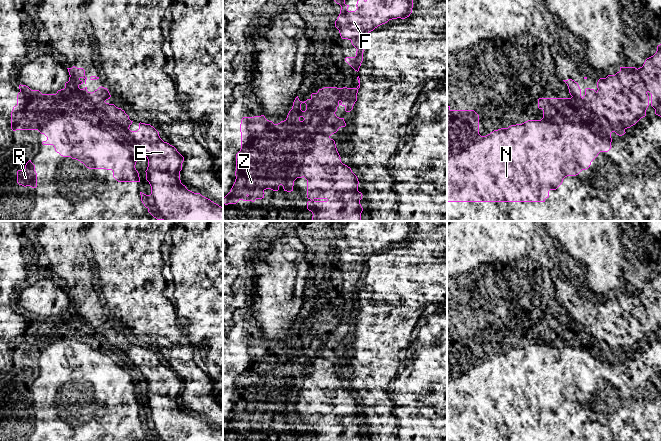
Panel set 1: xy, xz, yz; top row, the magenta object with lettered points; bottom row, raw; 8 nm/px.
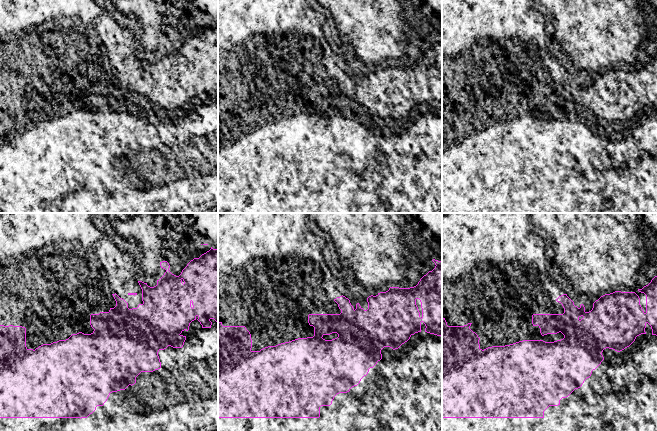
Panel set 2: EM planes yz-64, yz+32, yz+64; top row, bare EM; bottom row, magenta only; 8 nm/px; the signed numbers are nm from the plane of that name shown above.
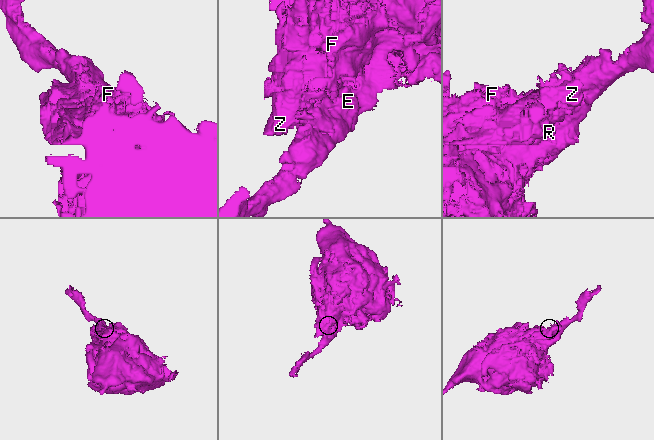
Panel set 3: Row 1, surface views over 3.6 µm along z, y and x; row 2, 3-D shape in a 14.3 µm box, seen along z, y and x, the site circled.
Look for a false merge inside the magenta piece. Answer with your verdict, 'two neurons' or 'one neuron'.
one neuron

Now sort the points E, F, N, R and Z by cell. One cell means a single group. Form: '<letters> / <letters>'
E F N R Z

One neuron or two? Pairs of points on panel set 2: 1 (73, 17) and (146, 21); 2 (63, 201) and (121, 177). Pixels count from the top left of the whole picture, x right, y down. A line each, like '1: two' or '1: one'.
1: two
2: two

